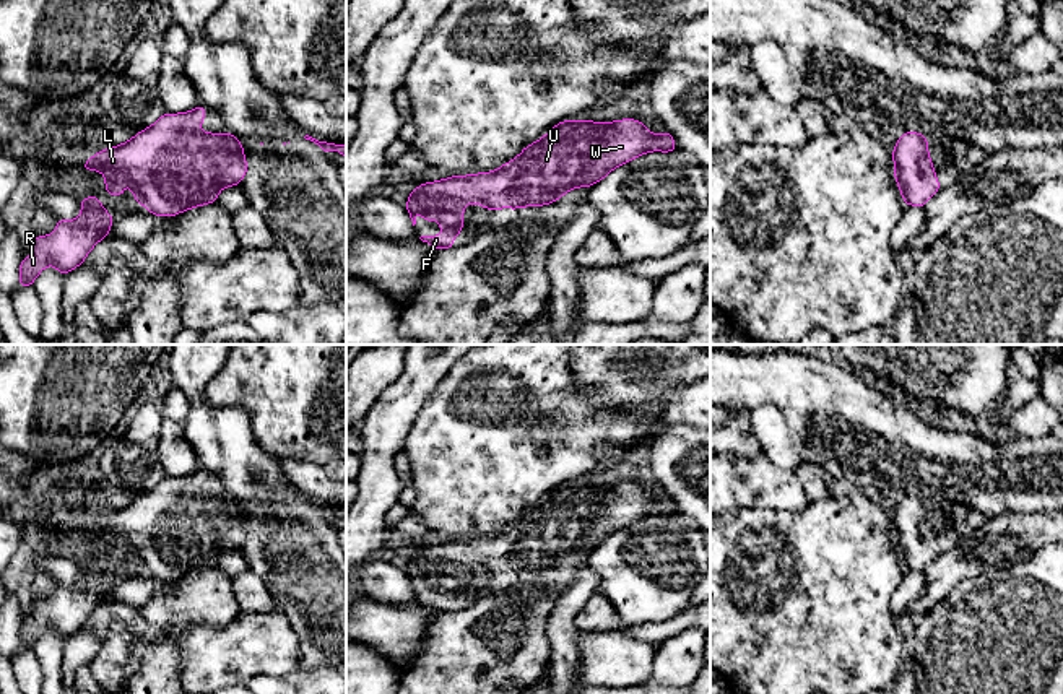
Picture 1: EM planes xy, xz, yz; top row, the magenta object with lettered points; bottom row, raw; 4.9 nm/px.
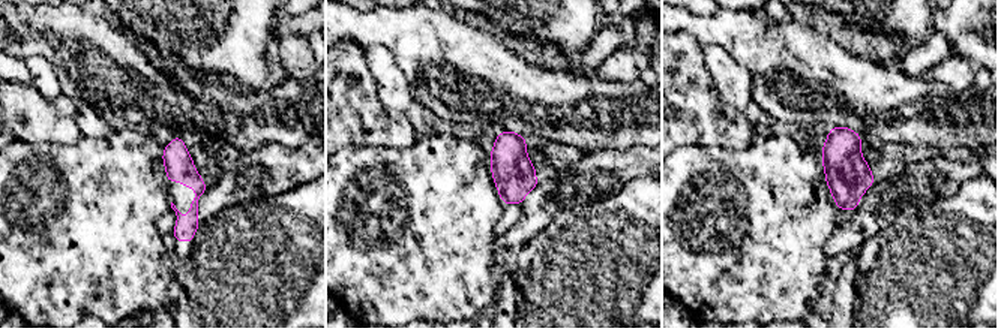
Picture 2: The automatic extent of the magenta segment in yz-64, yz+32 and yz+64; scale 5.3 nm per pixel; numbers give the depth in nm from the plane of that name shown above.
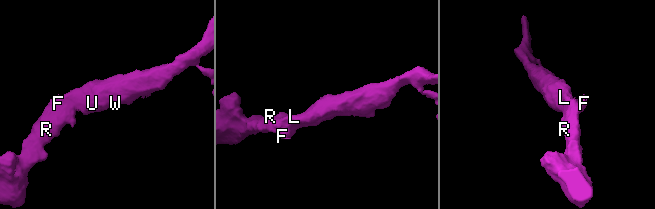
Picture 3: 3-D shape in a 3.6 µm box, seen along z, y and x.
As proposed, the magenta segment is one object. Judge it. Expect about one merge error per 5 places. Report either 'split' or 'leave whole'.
leave whole

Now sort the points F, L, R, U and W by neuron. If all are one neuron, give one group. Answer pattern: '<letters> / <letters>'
F L R U W

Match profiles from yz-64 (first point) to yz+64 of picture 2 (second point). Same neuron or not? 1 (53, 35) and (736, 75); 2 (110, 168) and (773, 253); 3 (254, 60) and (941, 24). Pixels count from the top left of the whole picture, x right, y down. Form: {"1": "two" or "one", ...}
{"1": "two", "2": "one", "3": "two"}

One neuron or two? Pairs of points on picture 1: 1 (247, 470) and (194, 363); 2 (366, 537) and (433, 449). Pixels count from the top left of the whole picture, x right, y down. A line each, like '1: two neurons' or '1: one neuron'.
1: one neuron
2: two neurons

